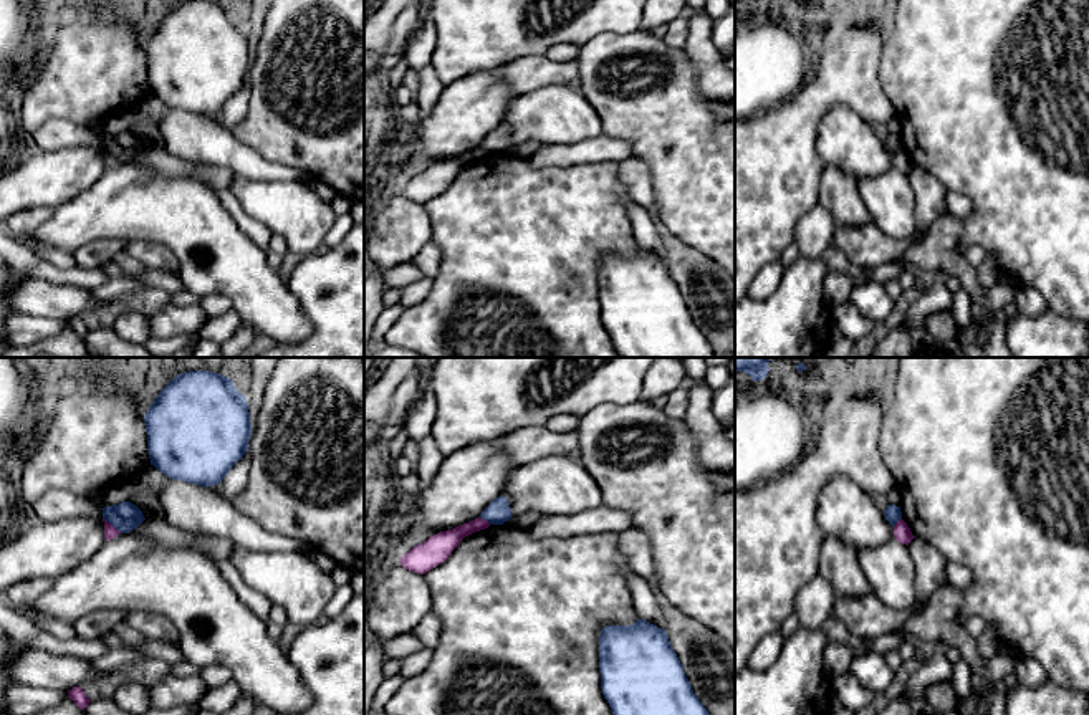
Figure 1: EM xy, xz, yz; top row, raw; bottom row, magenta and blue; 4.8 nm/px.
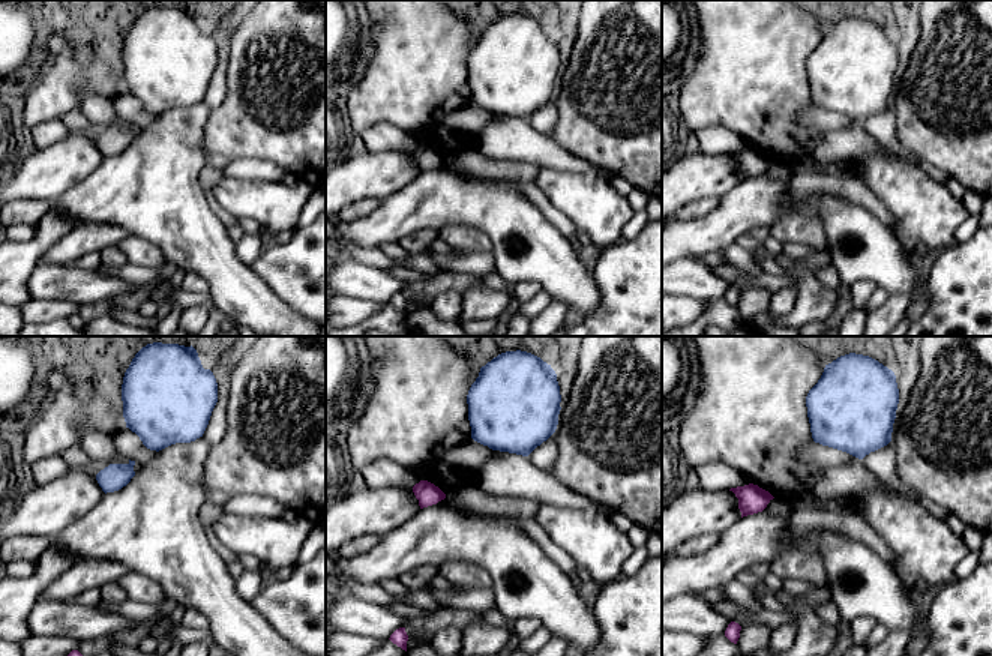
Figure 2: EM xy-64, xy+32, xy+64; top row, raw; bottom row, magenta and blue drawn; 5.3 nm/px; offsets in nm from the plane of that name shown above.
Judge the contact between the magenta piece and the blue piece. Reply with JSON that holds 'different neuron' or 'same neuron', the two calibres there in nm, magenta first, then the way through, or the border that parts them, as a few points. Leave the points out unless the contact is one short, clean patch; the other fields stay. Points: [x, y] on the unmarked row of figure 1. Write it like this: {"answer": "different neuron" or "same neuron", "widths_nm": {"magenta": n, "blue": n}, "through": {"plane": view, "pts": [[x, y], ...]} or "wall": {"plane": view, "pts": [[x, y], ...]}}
{"answer": "different neuron", "widths_nm": {"magenta": 60, "blue": 140}, "wall": {"plane": "xy", "pts": [[103, 146], [121, 161]]}}

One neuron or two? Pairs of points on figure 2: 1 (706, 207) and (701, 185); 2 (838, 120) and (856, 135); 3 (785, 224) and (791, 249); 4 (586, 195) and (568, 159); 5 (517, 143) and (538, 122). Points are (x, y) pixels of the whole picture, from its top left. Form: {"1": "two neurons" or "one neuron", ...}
{"1": "two neurons", "2": "two neurons", "3": "two neurons", "4": "two neurons", "5": "two neurons"}

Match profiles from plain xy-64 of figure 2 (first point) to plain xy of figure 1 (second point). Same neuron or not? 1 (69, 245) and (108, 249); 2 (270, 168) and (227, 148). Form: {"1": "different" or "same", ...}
{"1": "same", "2": "same"}

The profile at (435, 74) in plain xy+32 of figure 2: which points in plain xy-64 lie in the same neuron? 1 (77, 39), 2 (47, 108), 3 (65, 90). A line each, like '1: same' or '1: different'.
1: different
2: same
3: same

